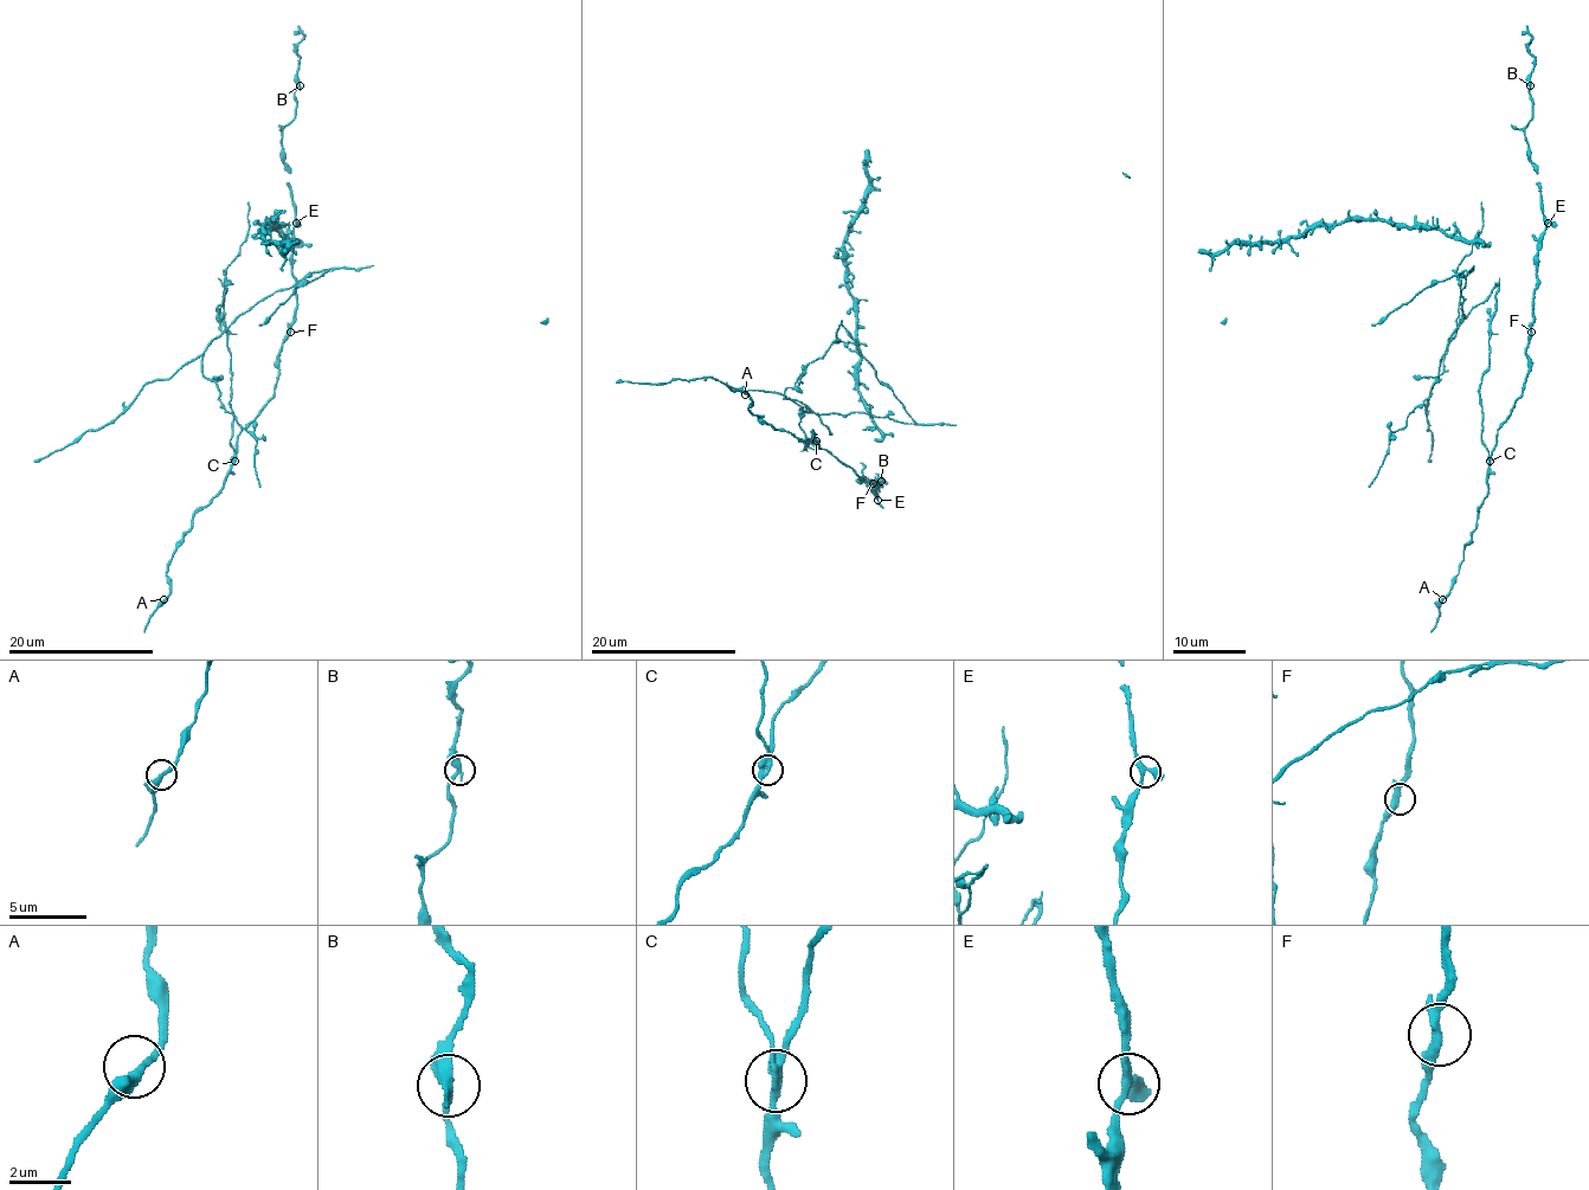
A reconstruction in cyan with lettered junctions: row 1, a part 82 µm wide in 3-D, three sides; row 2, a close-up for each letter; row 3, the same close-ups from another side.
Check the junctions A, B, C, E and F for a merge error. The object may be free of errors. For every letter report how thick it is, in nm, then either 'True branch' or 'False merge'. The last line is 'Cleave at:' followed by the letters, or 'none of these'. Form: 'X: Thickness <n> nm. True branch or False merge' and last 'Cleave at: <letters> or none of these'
A: Thickness 340 nm. True branch
B: Thickness 340 nm. True branch
C: Thickness 280 nm. False merge
E: Thickness 240 nm. True branch
F: Thickness 280 nm. True branch
Cleave at: C

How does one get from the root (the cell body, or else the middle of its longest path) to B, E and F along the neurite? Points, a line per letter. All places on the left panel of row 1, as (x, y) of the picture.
B: (218, 321), (225, 288), (235, 454), (274, 392), (296, 307), (281, 137), (300, 85)
E: (218, 321), (225, 288), (235, 454), (238, 436), (272, 396), (277, 379), (276, 358), (296, 307), (296, 223)
F: (218, 321), (225, 288), (235, 454), (238, 436), (274, 392), (276, 358), (290, 332)

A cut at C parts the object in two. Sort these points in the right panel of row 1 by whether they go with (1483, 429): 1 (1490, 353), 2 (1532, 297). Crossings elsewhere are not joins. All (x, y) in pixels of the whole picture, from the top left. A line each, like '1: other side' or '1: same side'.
1: same side
2: other side

